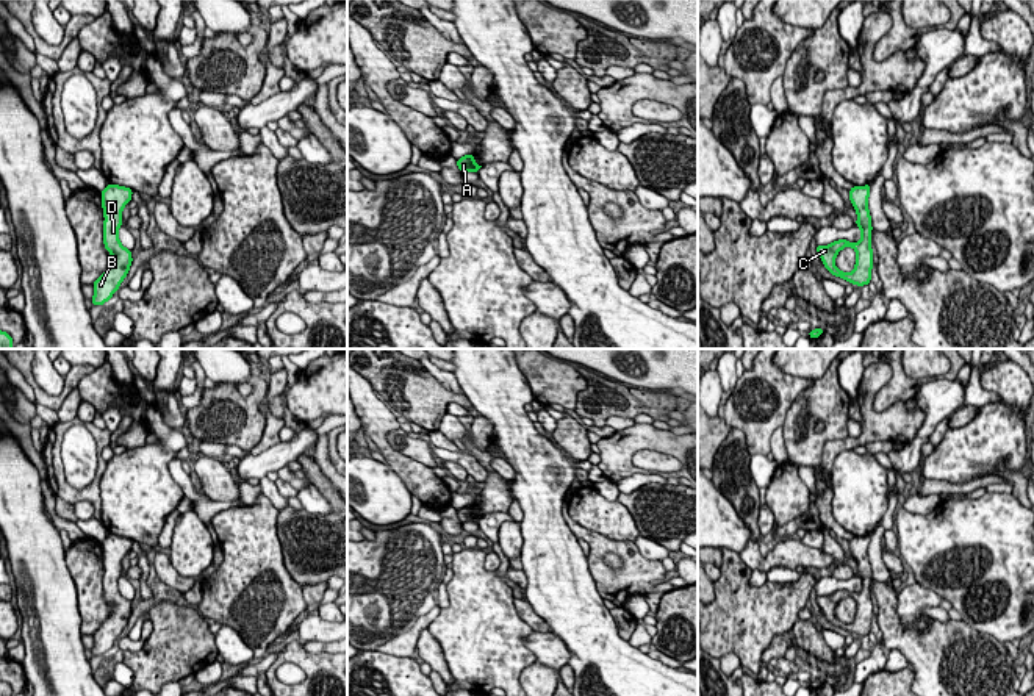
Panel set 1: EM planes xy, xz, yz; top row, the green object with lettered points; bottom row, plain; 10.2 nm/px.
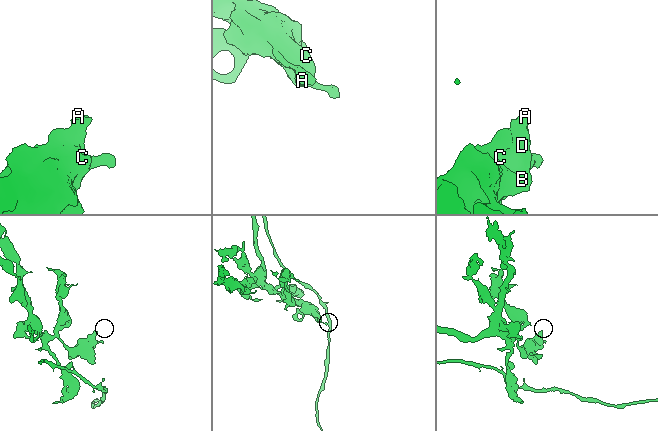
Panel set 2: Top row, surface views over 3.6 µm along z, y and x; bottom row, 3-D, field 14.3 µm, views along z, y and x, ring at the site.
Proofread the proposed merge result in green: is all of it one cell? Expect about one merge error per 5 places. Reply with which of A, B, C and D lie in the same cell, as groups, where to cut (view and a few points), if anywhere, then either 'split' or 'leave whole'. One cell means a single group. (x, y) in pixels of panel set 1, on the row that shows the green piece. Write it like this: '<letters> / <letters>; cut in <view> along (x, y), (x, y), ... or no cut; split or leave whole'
A B C D; no cut; leave whole

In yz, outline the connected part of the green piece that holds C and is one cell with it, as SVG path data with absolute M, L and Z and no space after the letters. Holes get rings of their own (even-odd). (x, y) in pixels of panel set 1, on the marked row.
M870 185L854 186L849 189L849 200L857 213L857 225L860 228L860 241L849 242L846 239L834 241L829 246L817 246L817 252L824 264L824 267L835 277L848 280L853 285L863 286L871 280L871 267L873 267L873 250L871 250L871 216L868 211L868 196ZM845 247L853 247L856 250L856 266L849 274L842 272L835 267L835 257Z

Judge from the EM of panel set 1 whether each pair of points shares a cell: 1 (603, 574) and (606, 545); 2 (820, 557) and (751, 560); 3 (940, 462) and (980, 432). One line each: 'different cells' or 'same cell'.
1: same cell
2: same cell
3: same cell

